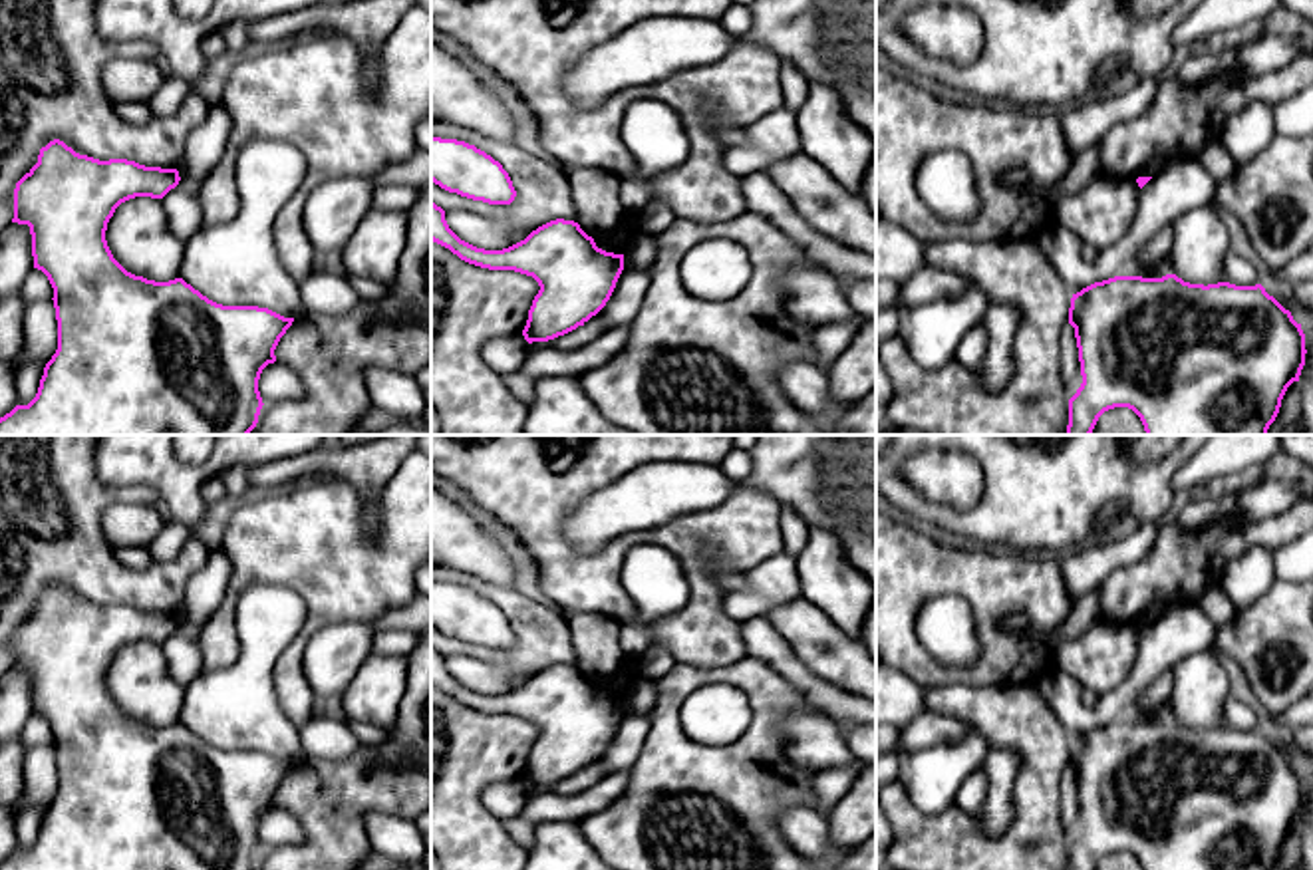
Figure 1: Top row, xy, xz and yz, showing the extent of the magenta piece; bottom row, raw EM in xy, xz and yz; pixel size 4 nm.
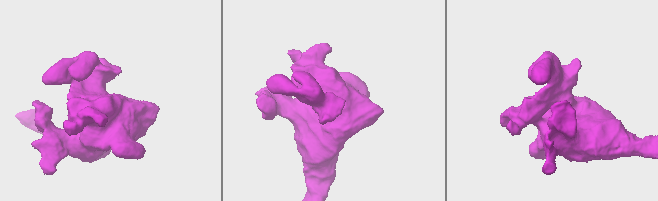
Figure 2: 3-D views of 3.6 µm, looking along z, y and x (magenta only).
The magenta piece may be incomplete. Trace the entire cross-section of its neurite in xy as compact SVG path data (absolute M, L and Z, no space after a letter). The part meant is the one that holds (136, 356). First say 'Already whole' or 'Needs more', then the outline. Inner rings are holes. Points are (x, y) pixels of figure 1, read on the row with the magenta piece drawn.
Already whole. M54 139L40 149L38 163L16 183L12 222L30 226L34 268L42 270L54 288L52 300L58 320L58 350L44 367L36 397L28 405L16 405L10 413L0 417L0 435L248 435L256 427L264 405L258 391L260 373L268 363L276 362L274 350L294 318L284 318L258 306L217 304L183 278L155 282L135 276L113 258L105 240L107 222L121 203L135 197L163 199L179 181L177 169L145 167L127 159L99 161L79 155L64 141Z

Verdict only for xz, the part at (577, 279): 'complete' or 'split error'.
complete

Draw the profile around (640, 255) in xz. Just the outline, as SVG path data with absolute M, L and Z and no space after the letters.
M650 234L638 236L624 254L624 266L650 272L656 258L656 240Z

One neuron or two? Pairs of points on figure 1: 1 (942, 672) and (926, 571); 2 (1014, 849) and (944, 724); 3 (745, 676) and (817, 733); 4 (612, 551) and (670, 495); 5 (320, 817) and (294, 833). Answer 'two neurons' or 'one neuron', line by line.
1: one neuron
2: two neurons
3: two neurons
4: two neurons
5: two neurons

